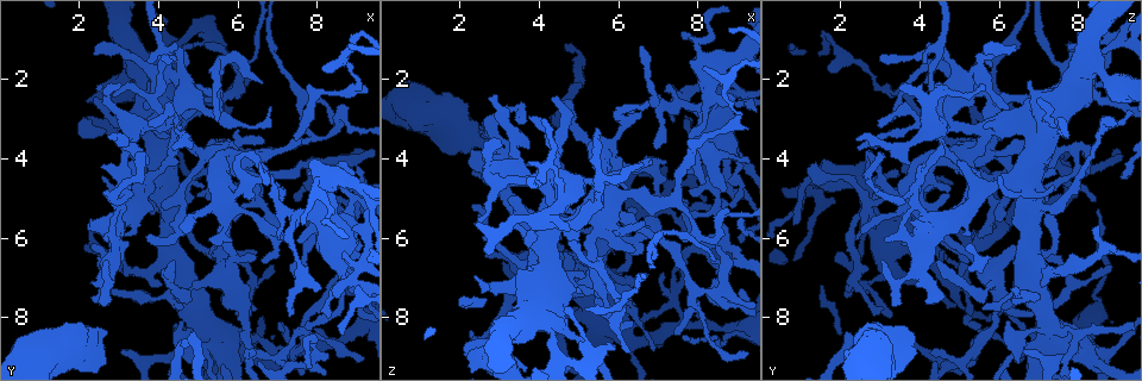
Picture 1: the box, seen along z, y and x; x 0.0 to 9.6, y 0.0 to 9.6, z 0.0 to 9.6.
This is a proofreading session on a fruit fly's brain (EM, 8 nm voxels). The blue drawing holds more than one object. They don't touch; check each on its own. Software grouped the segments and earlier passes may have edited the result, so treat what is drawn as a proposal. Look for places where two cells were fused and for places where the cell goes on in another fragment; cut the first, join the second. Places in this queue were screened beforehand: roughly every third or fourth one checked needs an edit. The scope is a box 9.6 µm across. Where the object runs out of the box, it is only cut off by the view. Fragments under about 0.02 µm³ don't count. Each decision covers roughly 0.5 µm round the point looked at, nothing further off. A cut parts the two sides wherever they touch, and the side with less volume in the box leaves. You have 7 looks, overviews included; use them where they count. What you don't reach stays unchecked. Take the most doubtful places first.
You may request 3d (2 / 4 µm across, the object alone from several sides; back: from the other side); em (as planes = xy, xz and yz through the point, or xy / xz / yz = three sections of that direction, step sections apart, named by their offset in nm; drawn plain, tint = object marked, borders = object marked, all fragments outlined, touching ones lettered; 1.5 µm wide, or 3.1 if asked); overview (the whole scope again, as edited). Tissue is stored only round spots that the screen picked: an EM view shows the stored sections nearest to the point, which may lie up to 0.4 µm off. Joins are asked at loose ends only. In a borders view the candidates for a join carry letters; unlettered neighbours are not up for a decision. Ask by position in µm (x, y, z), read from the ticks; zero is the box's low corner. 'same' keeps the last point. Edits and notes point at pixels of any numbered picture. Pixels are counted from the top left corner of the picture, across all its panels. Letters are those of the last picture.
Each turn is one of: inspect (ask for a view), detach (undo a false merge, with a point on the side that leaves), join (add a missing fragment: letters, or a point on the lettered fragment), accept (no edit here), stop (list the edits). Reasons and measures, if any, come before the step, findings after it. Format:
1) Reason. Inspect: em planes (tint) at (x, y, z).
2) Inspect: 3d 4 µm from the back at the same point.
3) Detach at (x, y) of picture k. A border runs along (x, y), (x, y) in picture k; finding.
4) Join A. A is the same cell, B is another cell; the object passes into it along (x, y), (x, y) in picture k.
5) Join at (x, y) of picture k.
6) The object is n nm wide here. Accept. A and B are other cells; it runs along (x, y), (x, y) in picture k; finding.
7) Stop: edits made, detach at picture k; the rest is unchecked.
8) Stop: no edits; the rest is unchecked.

Inspect: 3d 4 µm at (6.30, 8.70, 5.45).

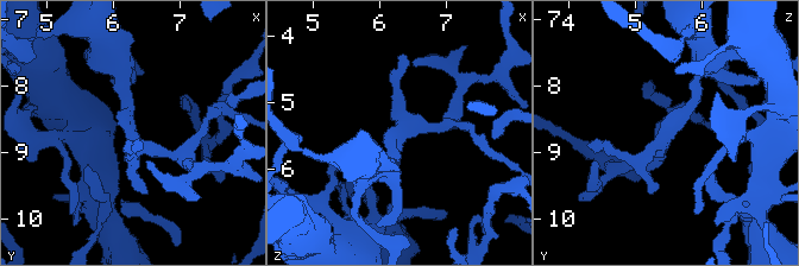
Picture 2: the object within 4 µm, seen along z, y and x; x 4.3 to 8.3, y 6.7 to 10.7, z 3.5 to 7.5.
Inspect: em yz step 8 (tint) at (6.30, 8.75, 5.40).

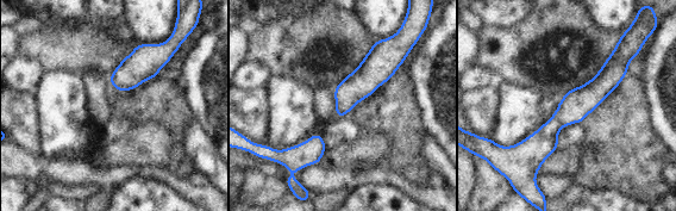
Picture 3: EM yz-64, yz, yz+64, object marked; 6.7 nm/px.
Cut it another way. Inspect: em planes (borders) at the same point.

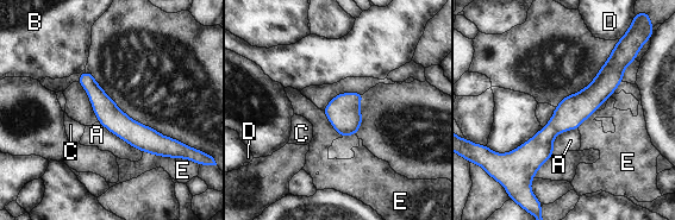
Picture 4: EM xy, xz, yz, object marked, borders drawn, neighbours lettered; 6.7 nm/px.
The longest contact is with A, 360 nm. Accept. A, B, C, D and E are other cells; a border runs along (77, 81), (85, 90), (98, 121) in picture 4; continuous, no second cell.

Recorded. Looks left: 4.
Abrupt turn. Inspect: em planes (plain) at (4.85, 2.70, 6.00).

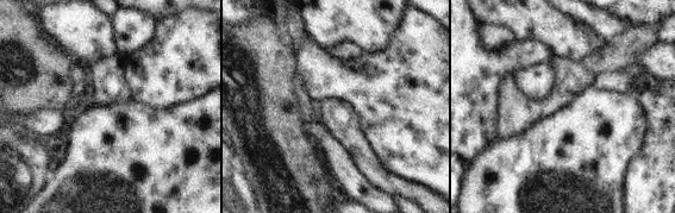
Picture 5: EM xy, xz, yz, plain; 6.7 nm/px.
Where the object lies. Inspect: em planes (tint) at the same point.

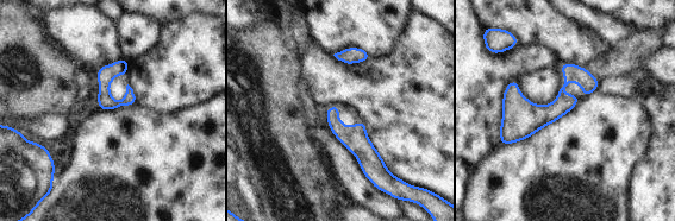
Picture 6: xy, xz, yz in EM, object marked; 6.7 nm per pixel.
Inspect: em planes (borders) at the same point.

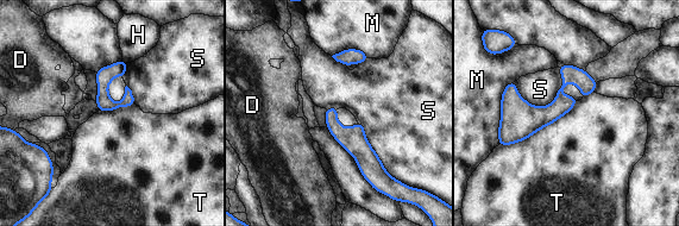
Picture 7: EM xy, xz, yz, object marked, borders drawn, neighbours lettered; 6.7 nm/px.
The longest contact is with T, 600 nm. Accept. D, H, M, S and T are other cells; one cell here.

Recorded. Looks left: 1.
Stop: no edits; the rest is unchecked.

